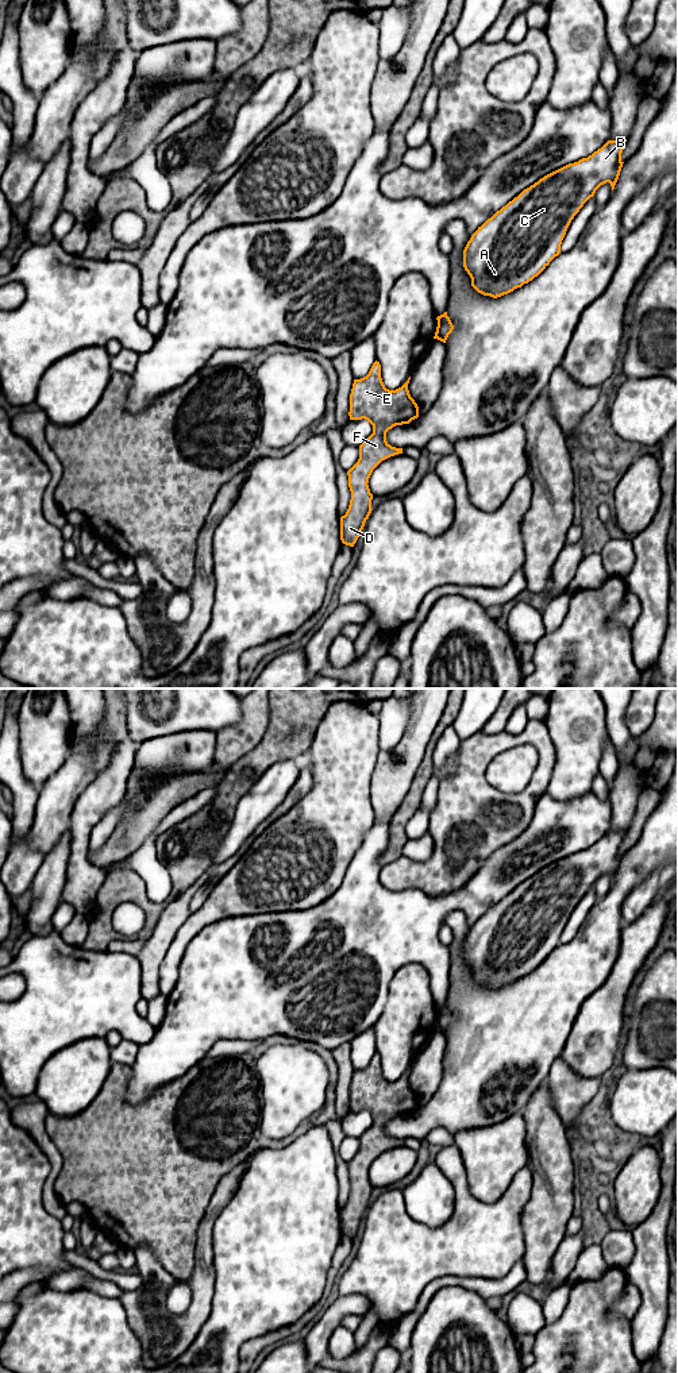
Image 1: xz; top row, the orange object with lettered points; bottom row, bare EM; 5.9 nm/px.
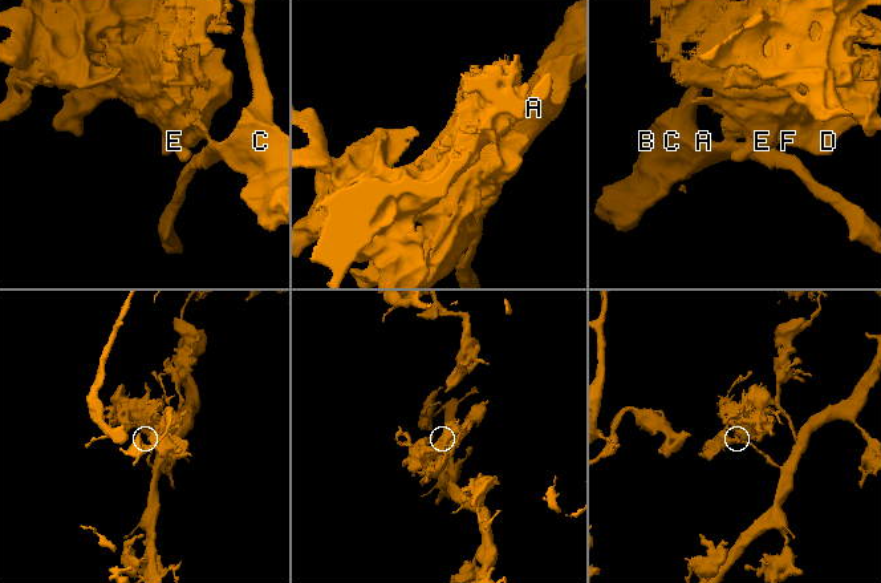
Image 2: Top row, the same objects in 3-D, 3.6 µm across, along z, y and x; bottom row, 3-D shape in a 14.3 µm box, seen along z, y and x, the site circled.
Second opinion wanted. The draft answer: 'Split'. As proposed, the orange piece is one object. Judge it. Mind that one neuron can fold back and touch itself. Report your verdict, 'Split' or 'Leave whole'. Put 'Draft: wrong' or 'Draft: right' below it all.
Split
Draft: right

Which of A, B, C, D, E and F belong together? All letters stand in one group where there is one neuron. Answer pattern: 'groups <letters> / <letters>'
groups A B C / D E F

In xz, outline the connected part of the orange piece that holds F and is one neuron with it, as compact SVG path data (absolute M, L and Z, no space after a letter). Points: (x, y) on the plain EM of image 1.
M377 1052L366 1068L354 1071L350 1111L367 1111L373 1125L359 1137L359 1150L347 1162L351 1191L346 1206L340 1208L340 1231L346 1237L354 1238L373 1202L373 1185L367 1176L373 1161L382 1152L402 1145L402 1139L386 1133L386 1123L419 1108L419 1098L408 1081L409 1071L396 1081L386 1080Z

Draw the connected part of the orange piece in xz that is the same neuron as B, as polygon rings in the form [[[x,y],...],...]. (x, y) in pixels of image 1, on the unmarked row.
[[[608,832],[588,849],[544,867],[478,918],[463,941],[463,959],[471,977],[497,990],[538,968],[559,946],[566,922],[583,895],[606,873],[615,880],[624,855],[625,833]]]

